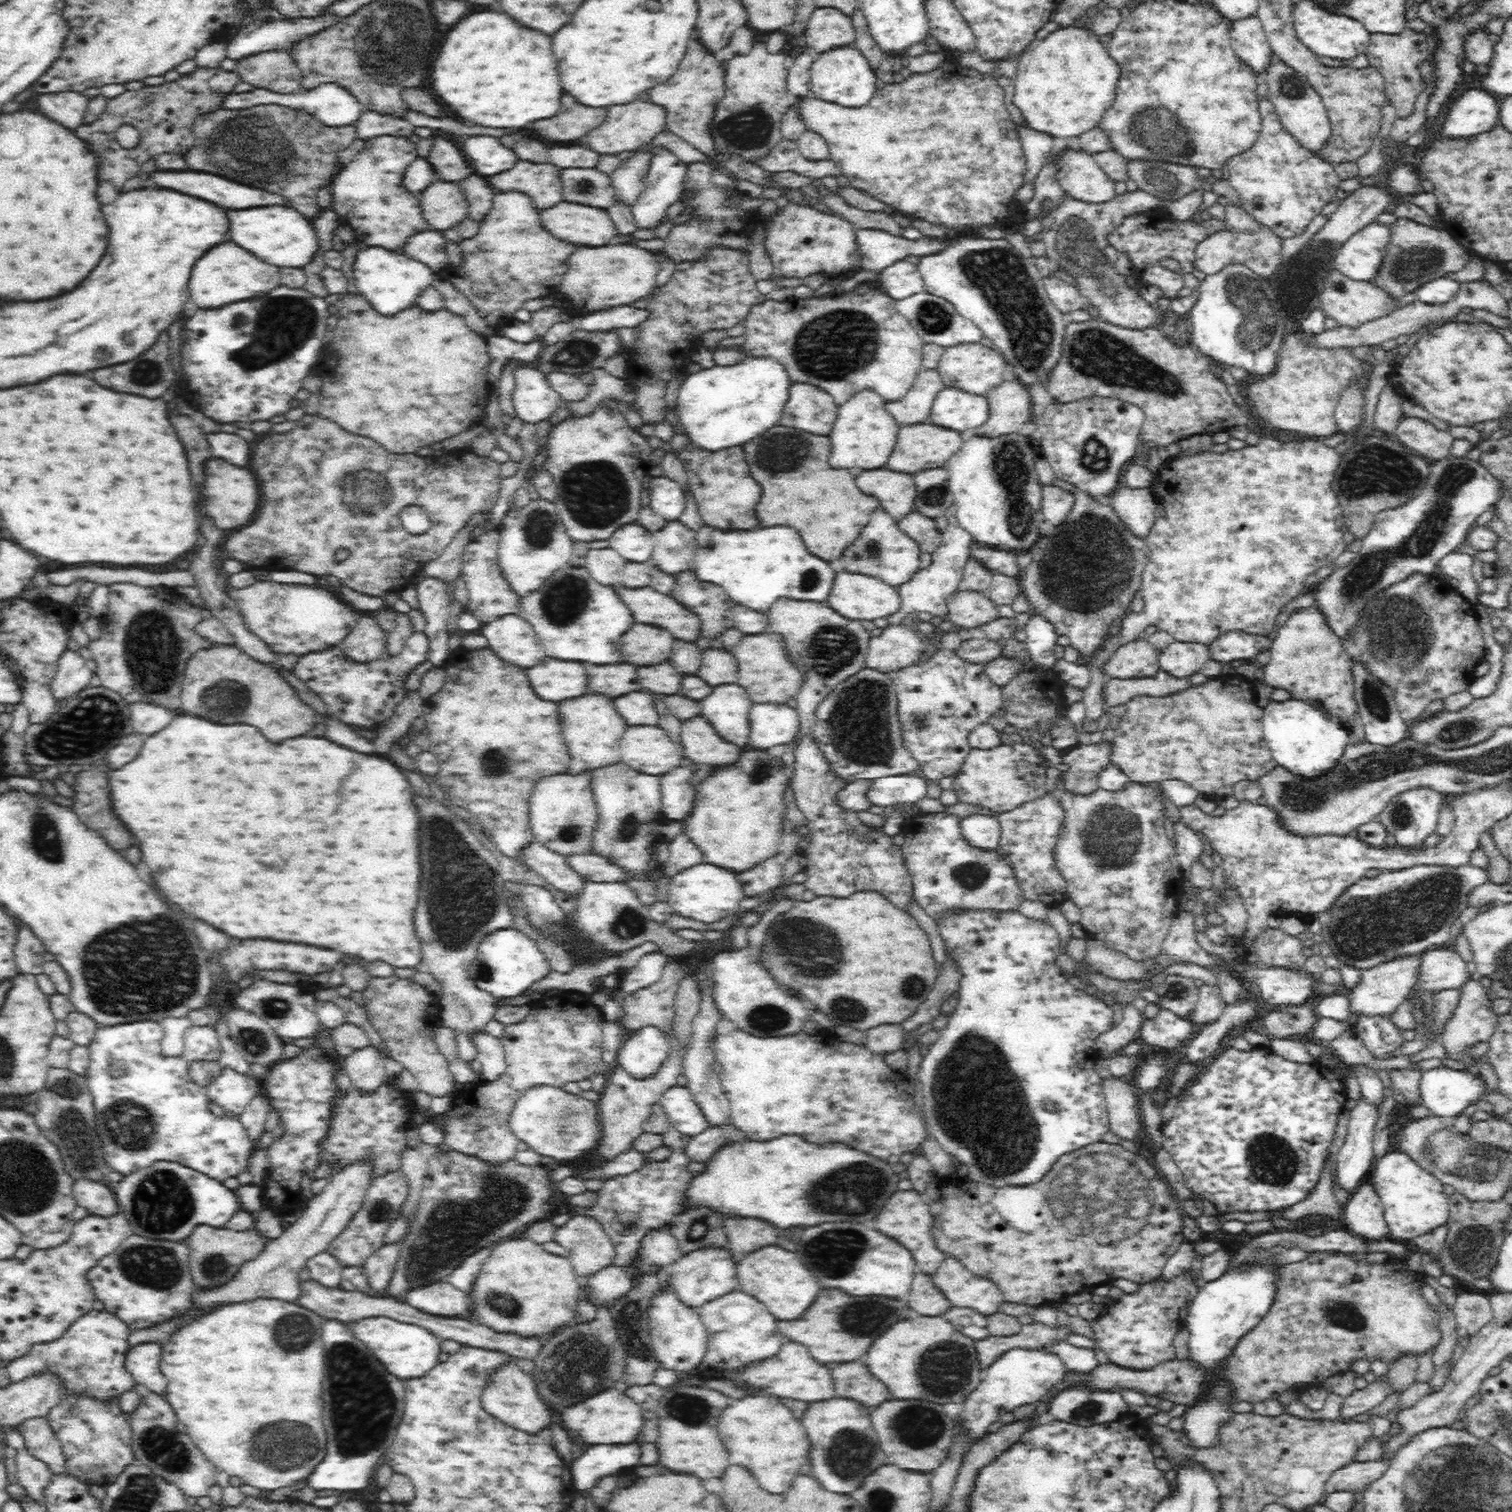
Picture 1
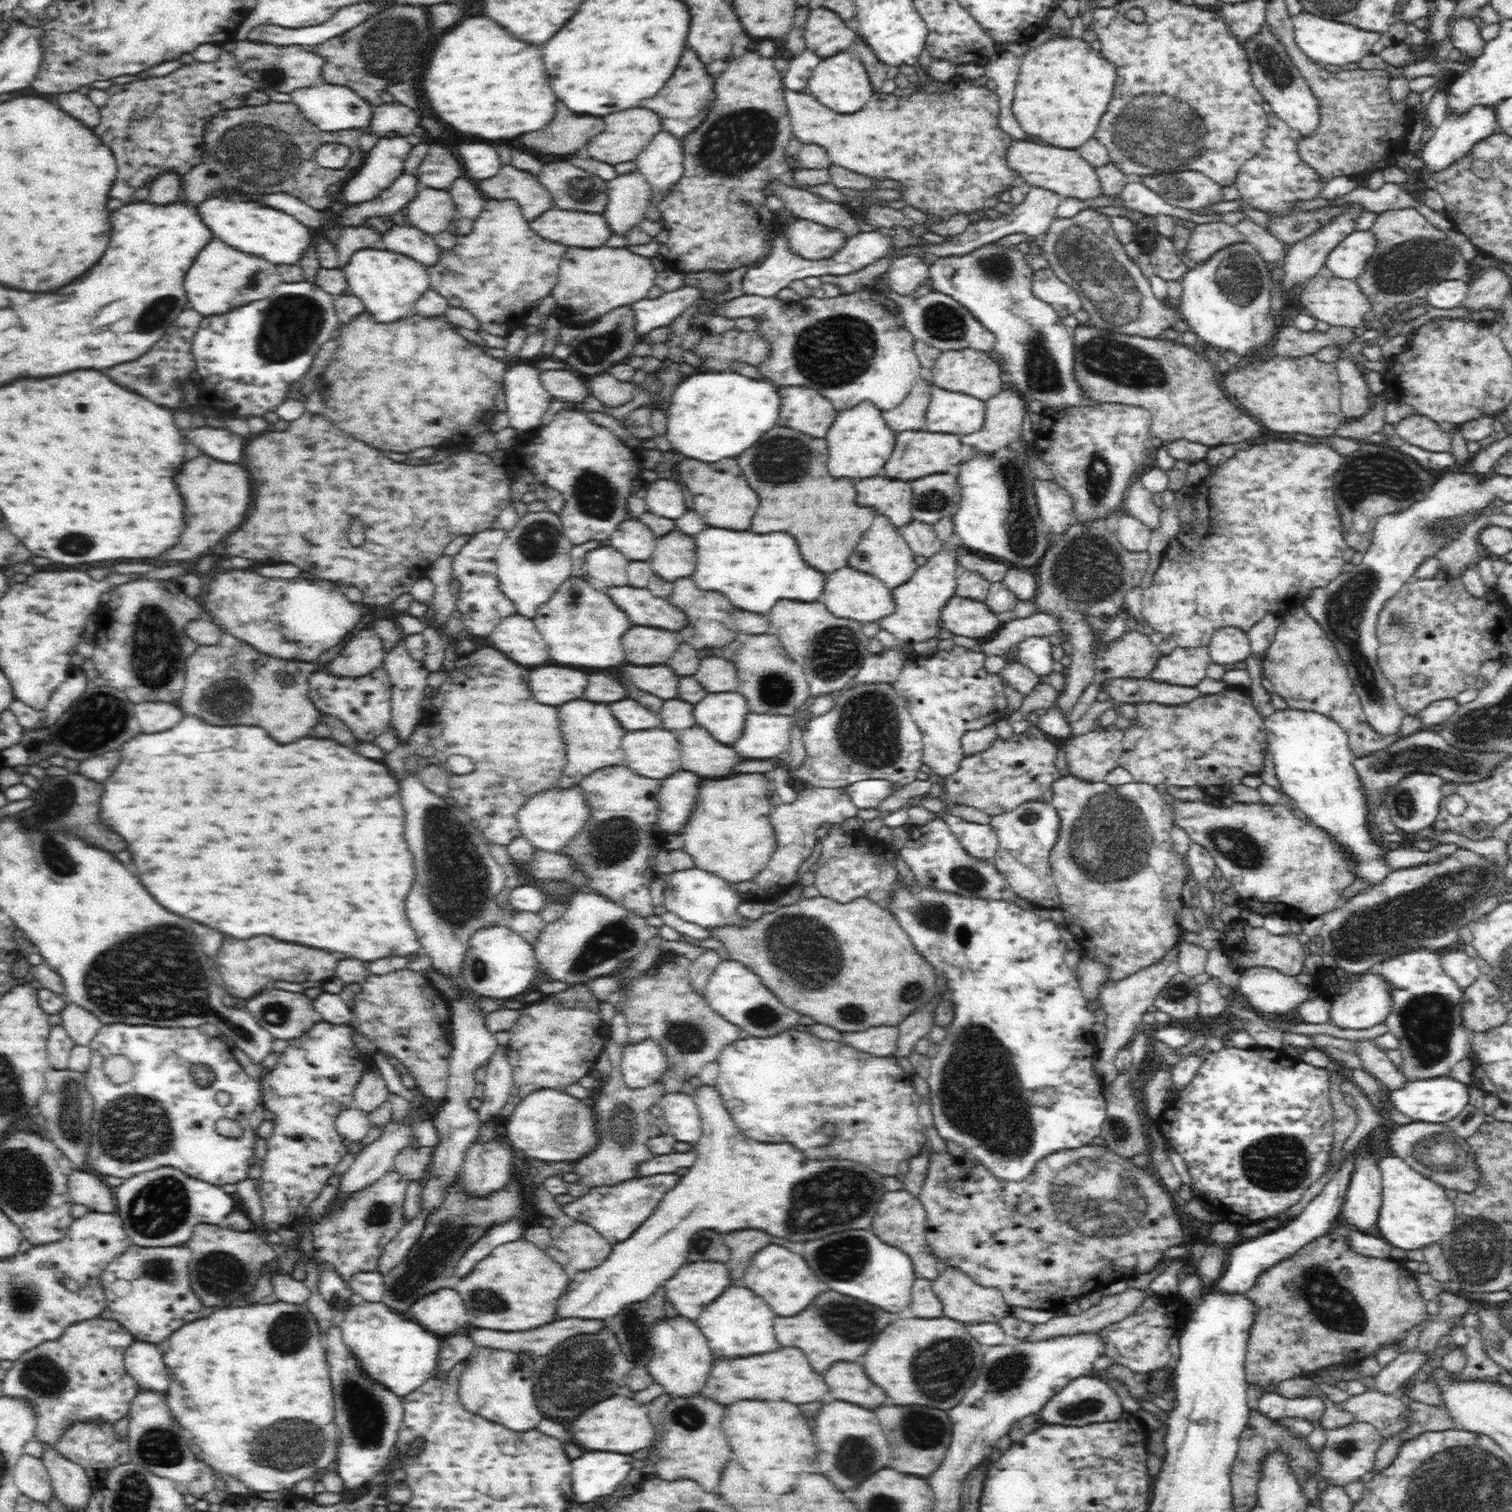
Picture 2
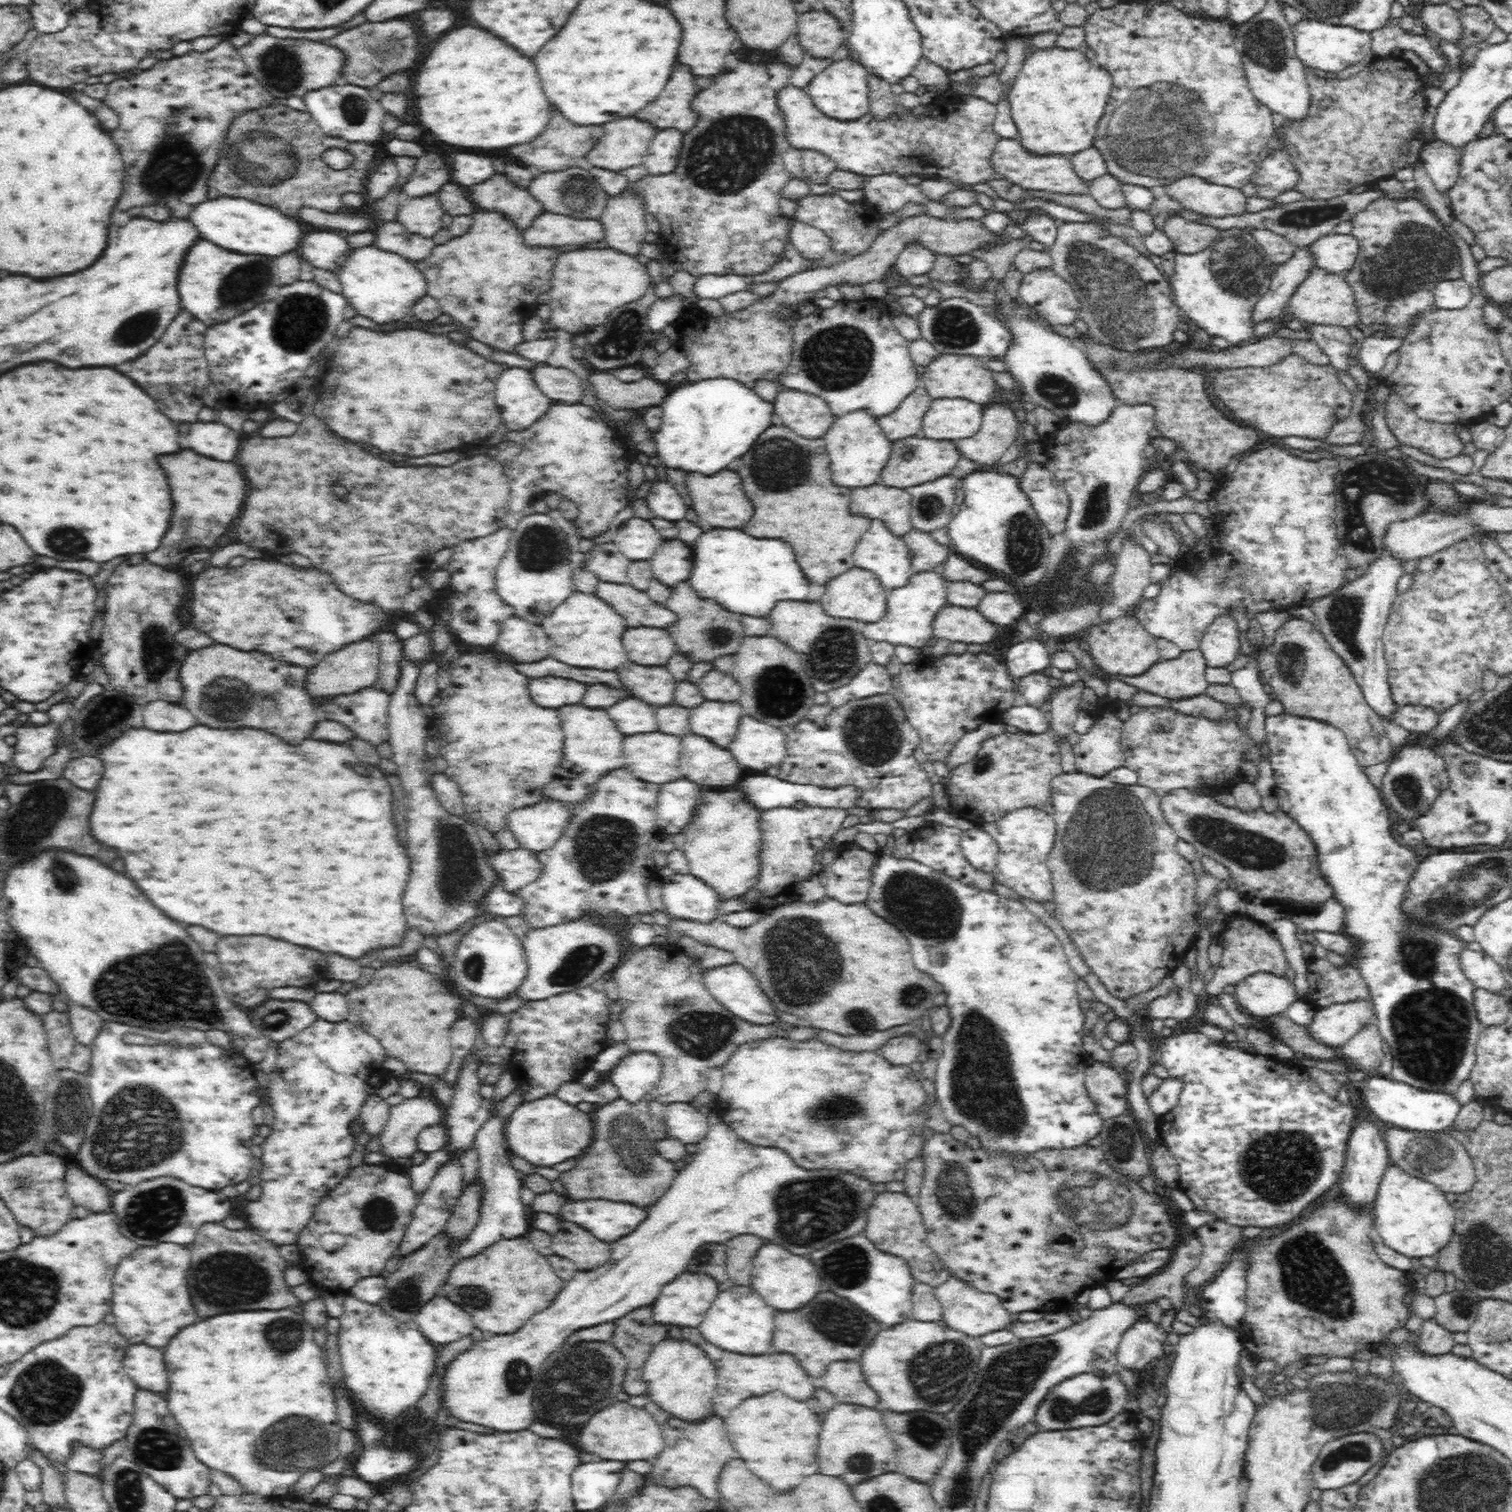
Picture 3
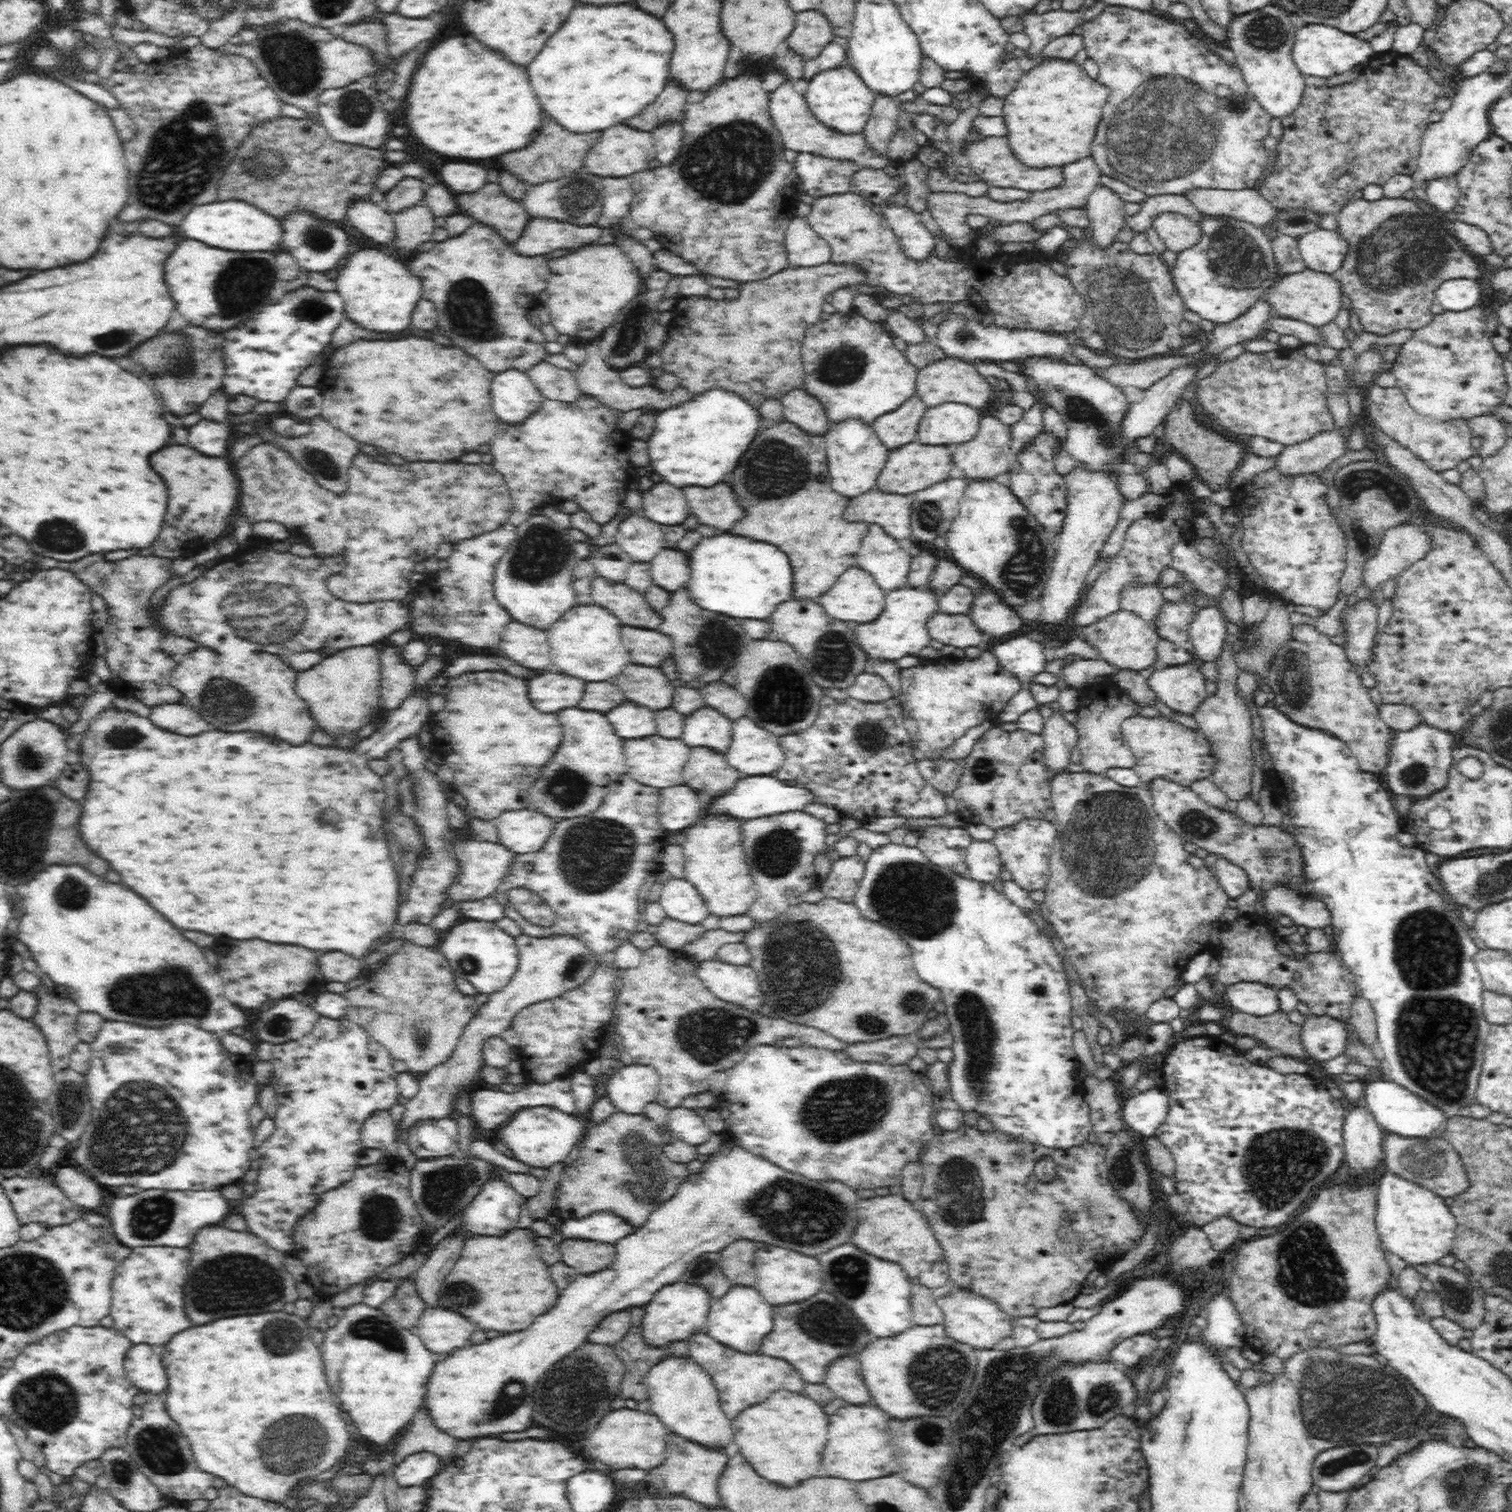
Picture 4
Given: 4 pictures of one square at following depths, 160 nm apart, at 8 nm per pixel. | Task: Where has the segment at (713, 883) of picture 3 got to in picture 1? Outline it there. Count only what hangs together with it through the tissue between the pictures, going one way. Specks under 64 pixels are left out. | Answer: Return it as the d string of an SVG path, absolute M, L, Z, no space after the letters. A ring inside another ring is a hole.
M746 752L728 772L708 774L696 786L692 812L682 821L683 833L700 850L703 863L740 874L778 854L783 826L784 786L790 781L779 754Z

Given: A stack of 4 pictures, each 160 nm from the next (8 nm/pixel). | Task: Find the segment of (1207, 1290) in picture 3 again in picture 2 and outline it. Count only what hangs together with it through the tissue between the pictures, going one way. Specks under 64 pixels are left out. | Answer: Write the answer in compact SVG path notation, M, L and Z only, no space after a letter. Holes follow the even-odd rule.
M1353 1152L1339 1166L1333 1179L1323 1188L1323 1191L1304 1208L1304 1211L1296 1219L1290 1220L1286 1226L1274 1230L1272 1234L1260 1236L1256 1240L1250 1240L1246 1244L1232 1248L1223 1273L1215 1280L1212 1293L1220 1293L1220 1295L1228 1295L1228 1297L1244 1295L1254 1286L1254 1282L1262 1270L1266 1270L1268 1266L1272 1266L1274 1262L1278 1262L1282 1258L1288 1258L1294 1250L1298 1250L1306 1242L1314 1240L1316 1236L1324 1234L1330 1228L1330 1222L1333 1222L1334 1218L1341 1213L1345 1198L1344 1192L1348 1186L1348 1176L1352 1170L1352 1158L1354 1158Z

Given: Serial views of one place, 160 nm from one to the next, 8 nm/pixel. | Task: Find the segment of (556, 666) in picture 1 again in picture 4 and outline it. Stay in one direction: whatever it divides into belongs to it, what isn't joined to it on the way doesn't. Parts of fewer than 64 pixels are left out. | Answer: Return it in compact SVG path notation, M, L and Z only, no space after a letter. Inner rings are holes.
M540 674L528 680L528 696L546 714L576 708L584 696L584 682L566 674Z

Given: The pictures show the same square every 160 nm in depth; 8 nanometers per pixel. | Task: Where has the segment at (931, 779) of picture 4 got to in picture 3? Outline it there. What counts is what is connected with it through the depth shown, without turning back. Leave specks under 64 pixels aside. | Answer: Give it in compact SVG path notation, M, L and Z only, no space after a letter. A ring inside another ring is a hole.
M1005 722L982 724L977 730L974 730L958 741L958 744L948 753L945 763L948 769L954 770L958 765L970 762L980 750L980 742L992 736L1006 733L1008 726Z

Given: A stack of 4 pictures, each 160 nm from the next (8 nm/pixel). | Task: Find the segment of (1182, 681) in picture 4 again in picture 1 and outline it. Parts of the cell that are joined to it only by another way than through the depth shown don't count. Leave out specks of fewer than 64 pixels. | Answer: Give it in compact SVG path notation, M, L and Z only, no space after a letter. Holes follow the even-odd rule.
M1174 642L1159 654L1160 670L1171 677L1190 678L1211 660L1209 649L1202 644Z

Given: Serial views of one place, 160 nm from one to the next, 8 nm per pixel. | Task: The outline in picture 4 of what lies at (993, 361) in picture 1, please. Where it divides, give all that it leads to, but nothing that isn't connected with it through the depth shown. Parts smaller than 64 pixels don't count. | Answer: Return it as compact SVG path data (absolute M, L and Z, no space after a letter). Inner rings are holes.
M946 357L921 368L917 371L915 380L915 396L926 408L934 408L947 402L967 404L978 409L989 404L993 396L991 386L986 383L986 379L968 362L964 362L956 357Z

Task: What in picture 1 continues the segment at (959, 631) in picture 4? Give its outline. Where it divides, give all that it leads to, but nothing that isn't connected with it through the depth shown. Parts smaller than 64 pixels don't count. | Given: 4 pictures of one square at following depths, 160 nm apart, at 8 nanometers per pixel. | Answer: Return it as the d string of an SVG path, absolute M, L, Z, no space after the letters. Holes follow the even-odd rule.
M957 592L949 599L945 622L947 627L970 630L999 618L999 608L982 593Z

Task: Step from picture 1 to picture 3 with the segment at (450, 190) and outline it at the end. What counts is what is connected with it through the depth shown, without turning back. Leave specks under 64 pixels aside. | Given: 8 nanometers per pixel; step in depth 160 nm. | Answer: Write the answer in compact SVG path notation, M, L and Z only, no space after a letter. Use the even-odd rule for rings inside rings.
M432 195L408 199L400 205L395 220L408 234L418 234L422 238L433 237L442 229L442 216L445 212L438 199Z

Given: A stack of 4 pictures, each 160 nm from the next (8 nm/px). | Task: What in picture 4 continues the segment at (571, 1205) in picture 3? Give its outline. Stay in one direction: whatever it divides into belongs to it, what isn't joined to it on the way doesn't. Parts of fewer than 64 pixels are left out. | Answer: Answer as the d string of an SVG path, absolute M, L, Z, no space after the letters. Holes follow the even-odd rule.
M610 1213L563 1221L559 1230L566 1241L598 1241L611 1245L633 1233L630 1225Z

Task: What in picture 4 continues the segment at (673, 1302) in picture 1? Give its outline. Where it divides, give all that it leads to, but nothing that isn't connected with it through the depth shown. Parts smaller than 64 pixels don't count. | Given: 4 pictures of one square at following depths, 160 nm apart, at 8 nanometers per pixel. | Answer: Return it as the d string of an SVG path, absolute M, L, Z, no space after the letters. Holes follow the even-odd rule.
M664 1359L654 1368L650 1369L646 1379L647 1386L647 1402L646 1406L650 1406L656 1418L667 1428L669 1434L676 1435L684 1441L694 1443L704 1449L710 1451L718 1451L718 1453L728 1453L726 1450L732 1448L734 1444L734 1432L732 1432L732 1422L730 1417L722 1408L718 1391L712 1379L703 1371L692 1363L690 1359Z

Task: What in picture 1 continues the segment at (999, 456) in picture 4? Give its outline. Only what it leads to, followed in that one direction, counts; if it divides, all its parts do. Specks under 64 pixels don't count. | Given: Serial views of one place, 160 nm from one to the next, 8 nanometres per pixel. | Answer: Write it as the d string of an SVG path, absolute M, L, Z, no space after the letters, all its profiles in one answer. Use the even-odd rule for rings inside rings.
M1007 380L986 394L988 403L988 420L978 427L972 429L974 436L982 438L1000 438L1017 433L1022 424L1032 420L1032 402L1029 391L1016 380Z

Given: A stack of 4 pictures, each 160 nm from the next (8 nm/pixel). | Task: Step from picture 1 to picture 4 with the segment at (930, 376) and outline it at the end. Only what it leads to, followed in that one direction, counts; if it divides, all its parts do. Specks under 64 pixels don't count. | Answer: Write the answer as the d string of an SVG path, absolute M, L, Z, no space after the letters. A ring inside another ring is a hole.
M914 396L896 410L874 418L871 427L888 452L916 441L916 430L926 412L926 405Z

